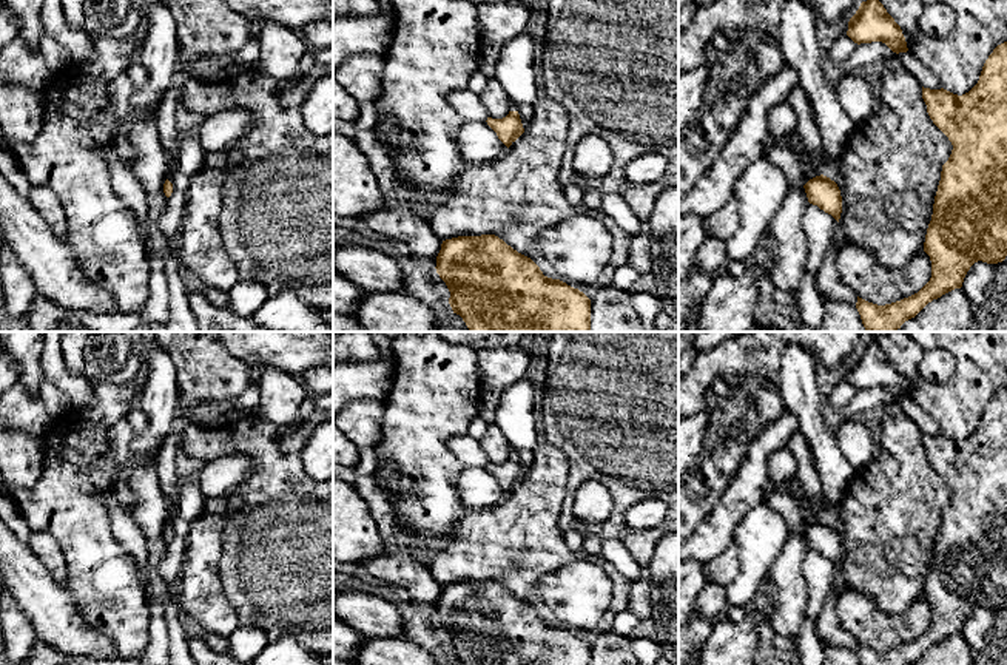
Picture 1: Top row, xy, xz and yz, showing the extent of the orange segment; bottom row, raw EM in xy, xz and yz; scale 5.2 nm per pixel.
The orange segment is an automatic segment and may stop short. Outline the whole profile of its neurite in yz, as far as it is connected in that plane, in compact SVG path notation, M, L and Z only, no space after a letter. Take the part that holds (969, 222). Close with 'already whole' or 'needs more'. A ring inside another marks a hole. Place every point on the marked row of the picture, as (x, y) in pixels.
M1007 42L993 49L968 93L958 96L922 86L922 99L930 119L953 145L942 165L924 242L931 278L918 293L891 304L877 305L857 296L856 309L865 332L896 332L928 302L961 289L975 262L998 264L1007 256Z; already whole

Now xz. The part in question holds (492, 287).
M495 235L443 241L435 268L450 292L449 304L453 313L463 318L469 332L591 332L591 299L578 289L544 276L530 258Z; already whole

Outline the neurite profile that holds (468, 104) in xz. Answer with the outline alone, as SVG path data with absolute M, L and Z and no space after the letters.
M469 89L450 93L449 102L464 122L486 122L489 117L487 110L480 99L480 94L475 94Z

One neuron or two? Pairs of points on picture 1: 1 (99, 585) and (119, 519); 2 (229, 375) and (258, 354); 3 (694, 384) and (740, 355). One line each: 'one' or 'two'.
1: two
2: two
3: one

